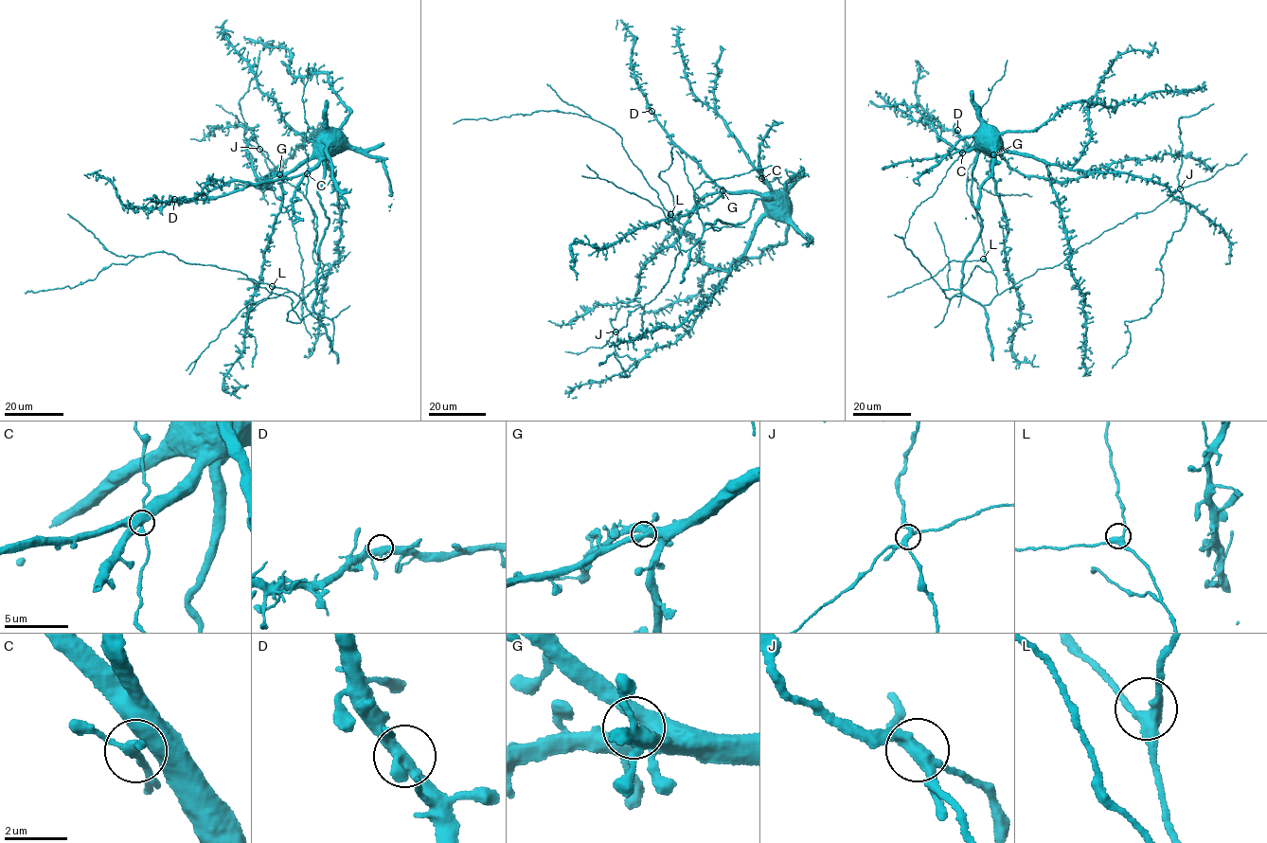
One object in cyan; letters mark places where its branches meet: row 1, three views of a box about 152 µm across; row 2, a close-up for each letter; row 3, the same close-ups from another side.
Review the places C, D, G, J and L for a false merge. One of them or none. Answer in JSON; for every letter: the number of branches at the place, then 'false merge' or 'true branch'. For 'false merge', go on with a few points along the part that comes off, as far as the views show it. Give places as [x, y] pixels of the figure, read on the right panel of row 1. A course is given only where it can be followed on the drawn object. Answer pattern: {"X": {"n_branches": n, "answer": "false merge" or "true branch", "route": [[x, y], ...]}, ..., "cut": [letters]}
{"C": {"n_branches": 4, "answer": "true branch"}, "D": {"n_branches": 4, "answer": "true branch"}, "G": {"n_branches": 4, "answer": "true branch"}, "J": {"n_branches": 4, "answer": "false merge", "route": [[1180, 188], [1186, 219], [1160, 261], [1161, 296], [1145, 317], [1125, 322], [1130, 344], [1112, 368]]}, "L": {"n_branches": 3, "answer": "true branch"}, "cut": ["J"]}

